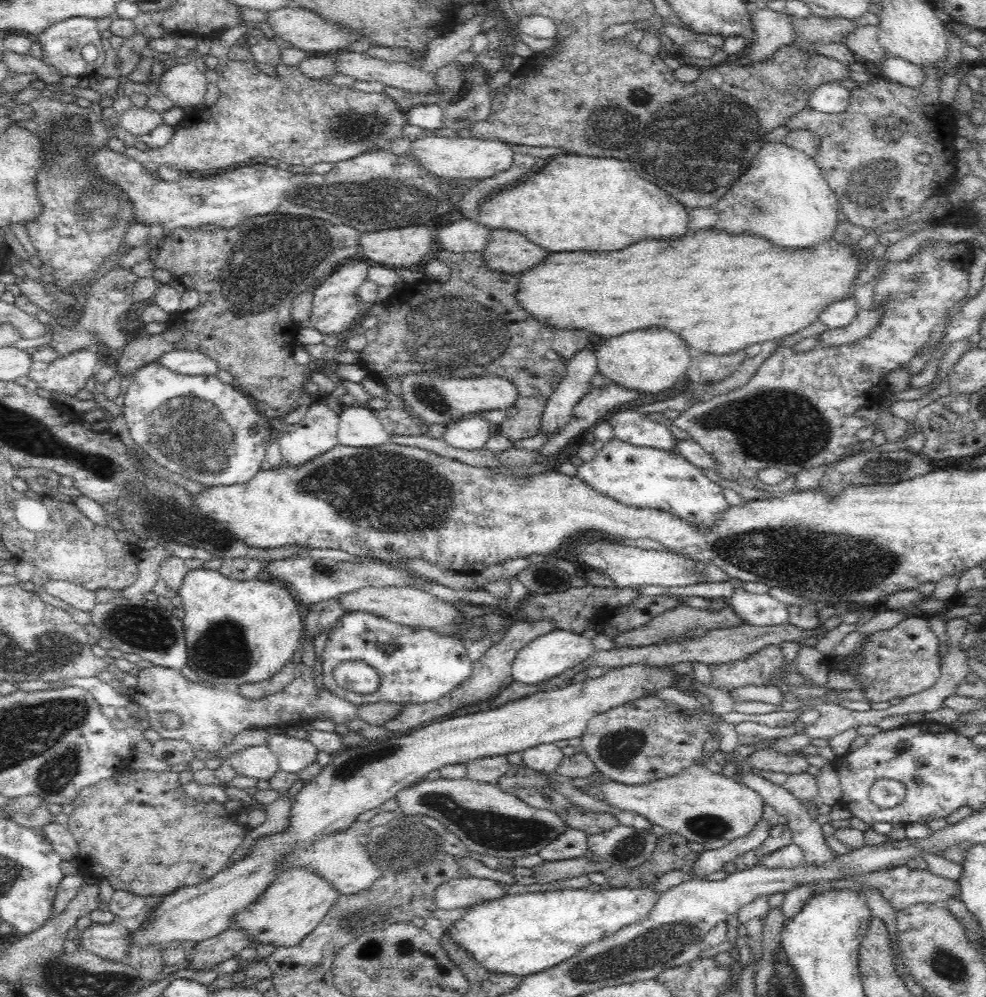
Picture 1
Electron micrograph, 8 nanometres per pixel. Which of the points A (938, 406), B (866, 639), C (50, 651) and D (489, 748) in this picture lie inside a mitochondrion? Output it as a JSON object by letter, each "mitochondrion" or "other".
{"A":"other","B":"other","C":"mitochondrion","D":"other"}

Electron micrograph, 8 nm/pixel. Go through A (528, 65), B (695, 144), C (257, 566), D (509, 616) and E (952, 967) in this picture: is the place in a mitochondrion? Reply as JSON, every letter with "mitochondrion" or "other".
{"A":"other","B":"mitochondrion","C":"other","D":"other","E":"mitochondrion"}

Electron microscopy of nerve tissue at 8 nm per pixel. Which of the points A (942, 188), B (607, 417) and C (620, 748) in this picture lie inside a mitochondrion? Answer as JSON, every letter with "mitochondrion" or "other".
{"A":"other","B":"other","C":"mitochondrion"}

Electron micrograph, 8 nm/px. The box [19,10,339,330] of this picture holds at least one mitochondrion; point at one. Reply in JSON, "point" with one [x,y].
{"point":[68,132]}

